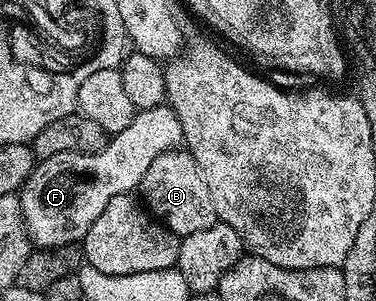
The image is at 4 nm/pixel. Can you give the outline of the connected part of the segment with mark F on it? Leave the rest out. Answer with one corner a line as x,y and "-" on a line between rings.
163,104
138,110
132,124
124,128
124,132
113,135
107,141
106,149
100,152
85,154
84,152
56,152
56,156
41,159
35,165
33,172
26,177
18,199
22,205
22,215
26,230
30,234
30,241
35,247
63,246
64,244
78,244
83,241
97,217
104,212
108,202
114,196
120,196
124,191
134,192
142,185
144,172
148,172
152,160
160,156
165,150
173,150
182,142
182,125
174,115
169,105

